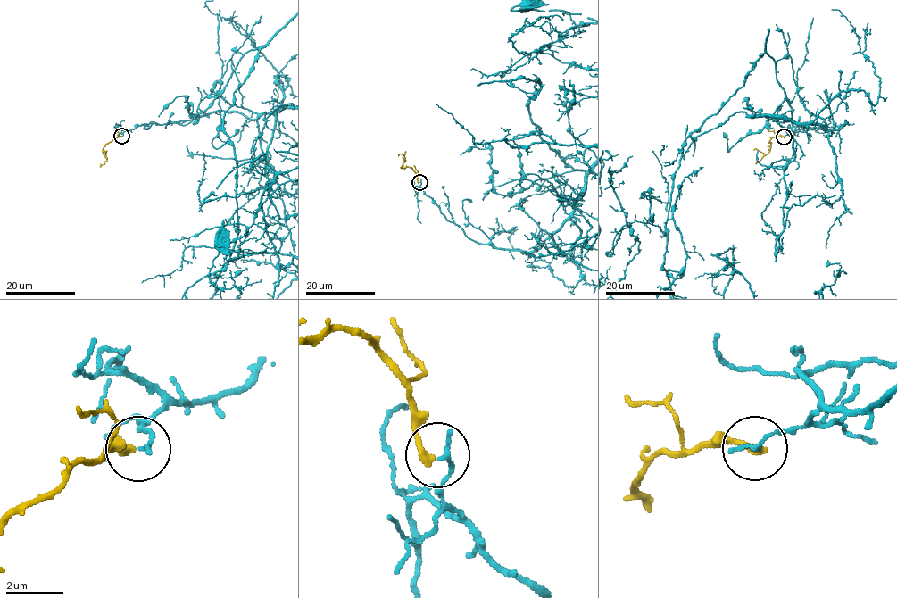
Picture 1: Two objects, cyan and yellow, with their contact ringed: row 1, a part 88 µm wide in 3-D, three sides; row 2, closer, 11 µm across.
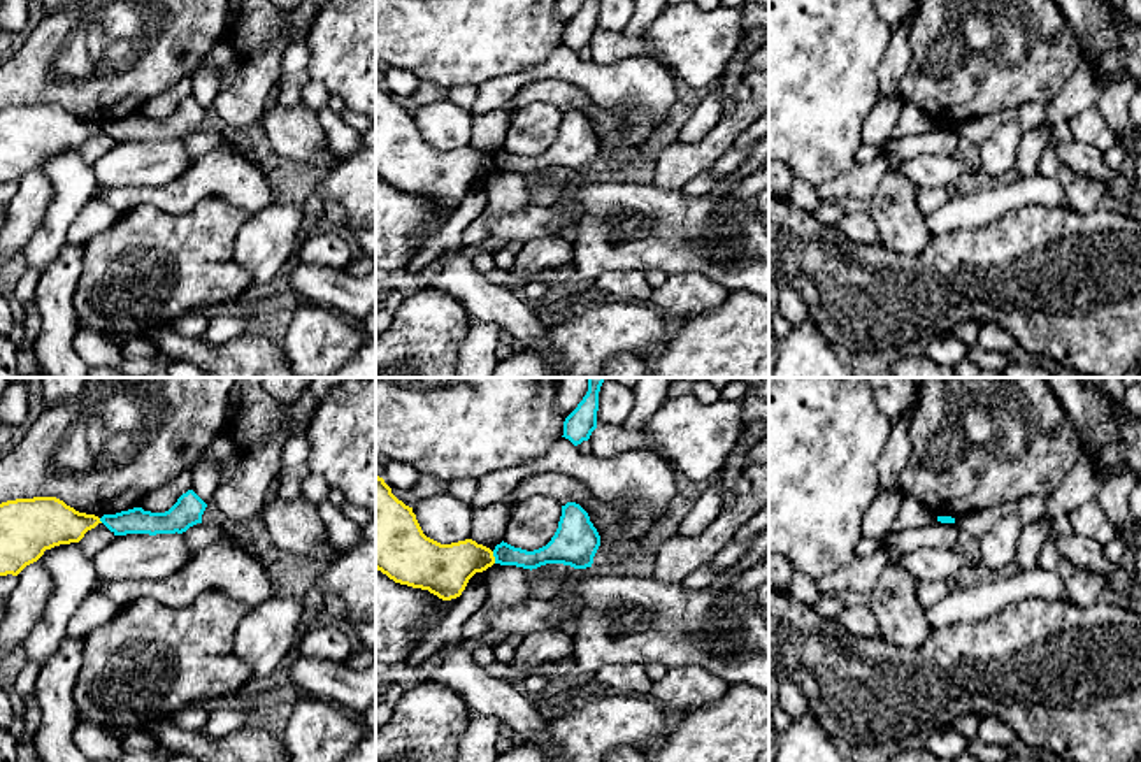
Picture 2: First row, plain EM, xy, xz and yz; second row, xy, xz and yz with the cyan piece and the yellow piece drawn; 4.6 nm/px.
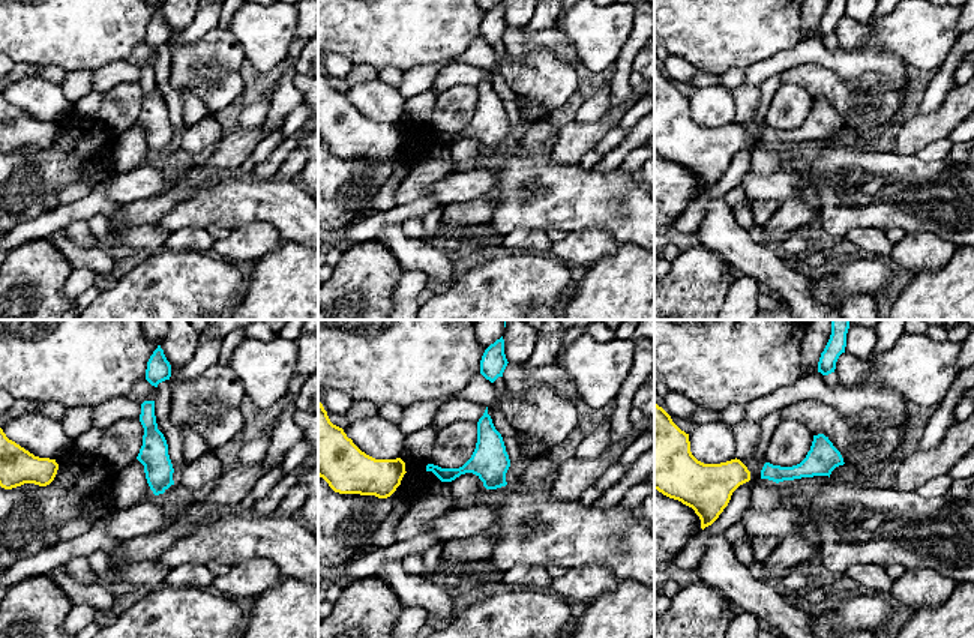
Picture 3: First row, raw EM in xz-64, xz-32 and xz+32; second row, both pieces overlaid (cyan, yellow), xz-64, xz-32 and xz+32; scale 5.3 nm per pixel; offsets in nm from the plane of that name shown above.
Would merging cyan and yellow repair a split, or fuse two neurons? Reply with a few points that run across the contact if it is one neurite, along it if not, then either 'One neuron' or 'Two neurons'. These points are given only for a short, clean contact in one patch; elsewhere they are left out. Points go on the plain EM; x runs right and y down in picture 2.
Line: xz (492, 158), (495, 169). Two neurons

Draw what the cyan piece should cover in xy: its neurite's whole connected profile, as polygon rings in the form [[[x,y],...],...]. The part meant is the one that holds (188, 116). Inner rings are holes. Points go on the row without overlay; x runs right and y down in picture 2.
[[[193,98],[183,100],[165,119],[151,119],[133,114],[116,121],[104,121],[100,128],[114,140],[183,140],[190,133],[202,130],[207,111]]]

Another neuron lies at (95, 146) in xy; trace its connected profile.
[[[98,130],[95,135],[88,137],[84,140],[84,144],[79,147],[79,153],[88,165],[93,165],[114,144],[116,144],[114,139],[111,139],[104,130]]]

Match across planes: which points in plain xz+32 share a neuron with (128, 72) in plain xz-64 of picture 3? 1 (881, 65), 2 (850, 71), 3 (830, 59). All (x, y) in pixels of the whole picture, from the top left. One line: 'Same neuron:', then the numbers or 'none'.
Same neuron: none

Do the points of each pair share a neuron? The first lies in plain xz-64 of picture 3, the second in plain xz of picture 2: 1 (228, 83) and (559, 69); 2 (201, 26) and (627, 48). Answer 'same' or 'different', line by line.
1: same
2: different

